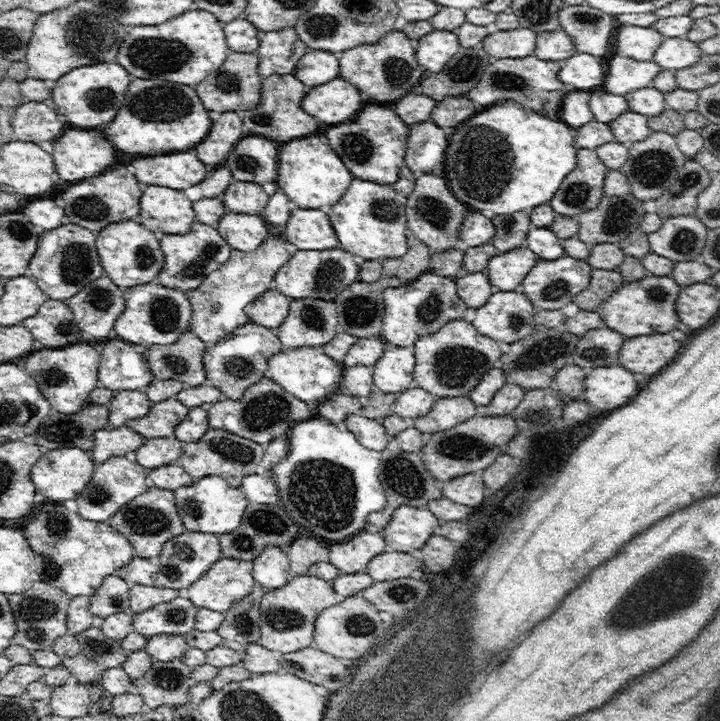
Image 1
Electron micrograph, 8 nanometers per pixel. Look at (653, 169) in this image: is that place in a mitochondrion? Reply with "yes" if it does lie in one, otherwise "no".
yes

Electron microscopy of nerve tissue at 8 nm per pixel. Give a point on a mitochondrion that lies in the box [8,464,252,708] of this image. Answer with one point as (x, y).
(37, 611)

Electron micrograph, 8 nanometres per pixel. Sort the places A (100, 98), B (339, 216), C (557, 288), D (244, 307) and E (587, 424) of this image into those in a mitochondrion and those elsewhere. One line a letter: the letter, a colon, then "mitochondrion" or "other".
A: mitochondrion
B: other
C: mitochondrion
D: other
E: other

